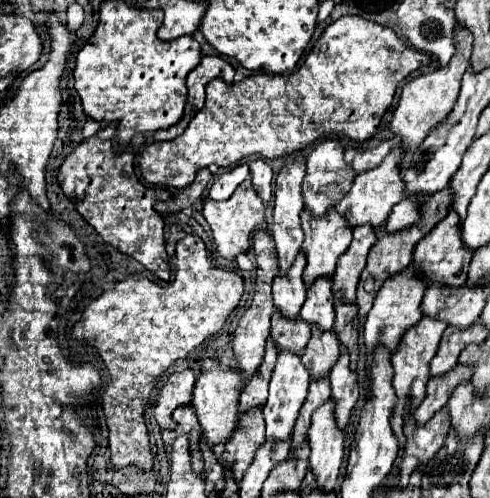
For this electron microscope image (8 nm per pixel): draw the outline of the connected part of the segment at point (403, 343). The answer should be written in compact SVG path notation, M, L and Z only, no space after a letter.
M423 317L415 327L407 329L407 333L403 333L401 341L399 341L399 347L397 351L393 353L393 369L395 369L395 375L393 375L393 387L397 391L397 407L391 415L391 425L393 425L393 431L395 435L399 437L399 443L401 443L401 451L399 451L399 457L395 461L395 467L399 467L401 463L401 455L403 455L403 443L405 443L405 437L403 437L403 415L405 415L405 405L407 401L413 403L413 409L421 403L421 399L425 397L425 385L429 381L429 363L431 359L435 357L437 349L439 349L439 341L441 341L441 335L445 331L447 323L445 321L439 321L439 319L433 319L433 317Z

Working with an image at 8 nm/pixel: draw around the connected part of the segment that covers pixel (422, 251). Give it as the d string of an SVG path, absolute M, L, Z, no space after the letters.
M449 209L447 217L441 219L439 225L435 225L431 233L427 233L427 237L423 237L417 243L413 253L413 263L423 271L427 283L443 283L449 287L459 287L467 281L471 257L473 257L473 249L469 249L461 239L461 219L453 209Z

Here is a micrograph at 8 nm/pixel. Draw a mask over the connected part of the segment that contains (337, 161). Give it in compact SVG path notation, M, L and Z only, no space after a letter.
M329 137L329 139L317 143L307 157L307 175L303 181L303 199L305 199L305 205L309 207L311 215L319 217L319 215L327 213L329 207L337 205L337 201L341 201L345 197L345 193L351 189L353 177L355 177L355 171L349 163L345 163L343 145L339 139Z

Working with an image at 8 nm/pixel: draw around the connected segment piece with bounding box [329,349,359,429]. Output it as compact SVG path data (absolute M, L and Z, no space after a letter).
M343 349L339 355L339 361L329 373L331 377L331 389L335 399L335 419L337 425L343 429L349 421L351 409L359 399L359 387L357 387L357 373L349 369L349 353Z

